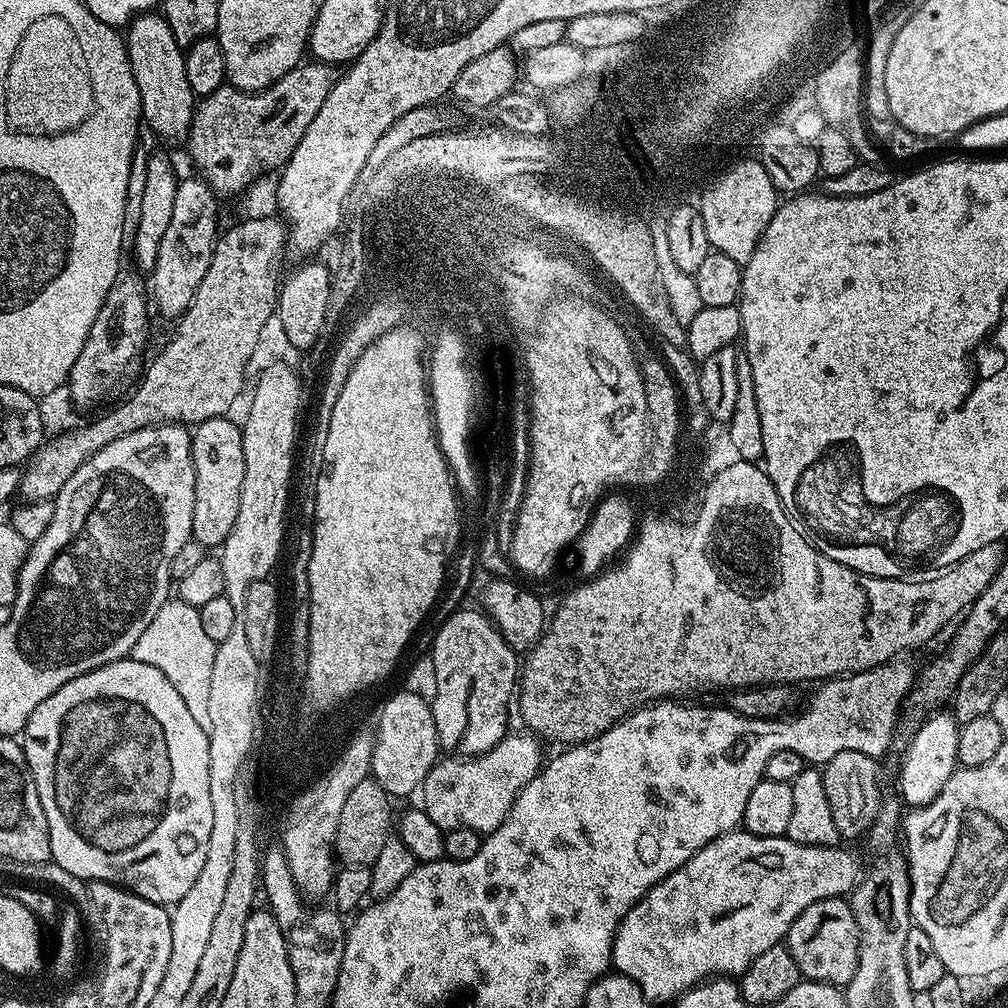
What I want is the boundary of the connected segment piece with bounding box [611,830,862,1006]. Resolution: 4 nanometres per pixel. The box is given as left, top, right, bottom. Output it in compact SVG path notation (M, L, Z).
M743 830L727 832L716 840L710 841L705 848L698 850L698 854L691 856L678 870L670 873L662 882L658 882L633 906L622 918L622 922L616 931L616 937L612 943L611 967L621 976L629 976L642 990L647 1000L653 1005L660 1006L669 1000L675 1001L684 995L689 988L695 988L697 984L705 983L709 978L739 978L758 957L766 954L766 950L777 947L787 937L790 926L806 906L814 906L814 902L834 898L844 898L856 887L862 876L860 860L852 852L847 852L847 847L823 848L822 846L806 846L793 840L787 835L782 836L755 836Z

